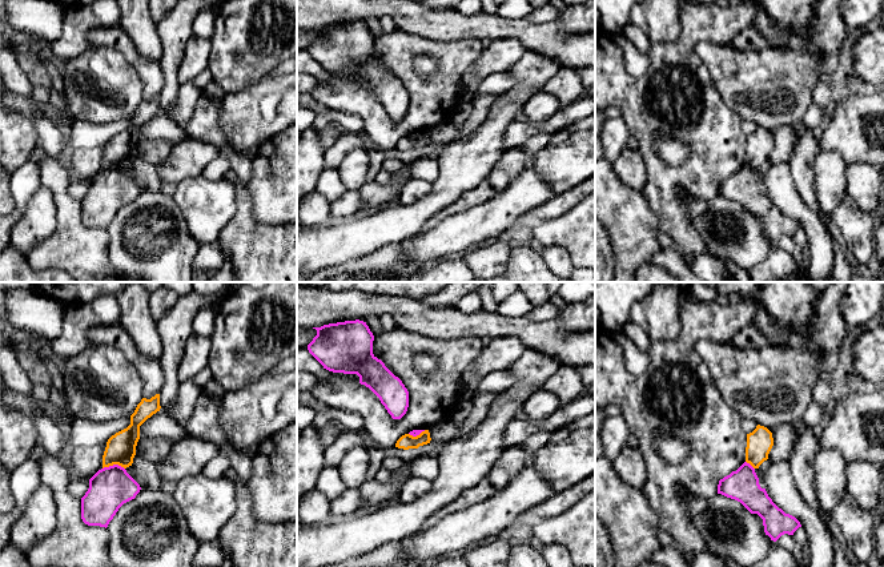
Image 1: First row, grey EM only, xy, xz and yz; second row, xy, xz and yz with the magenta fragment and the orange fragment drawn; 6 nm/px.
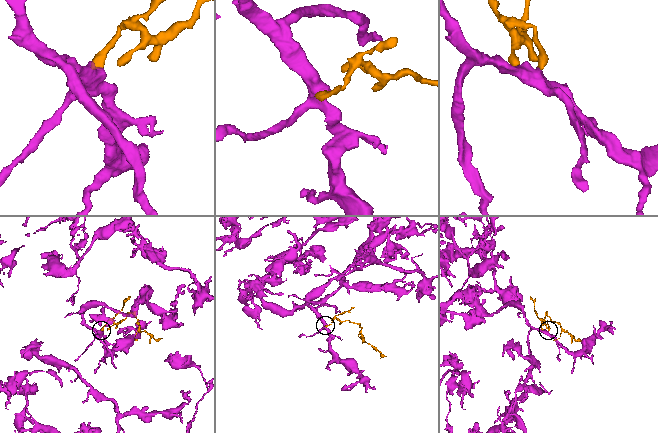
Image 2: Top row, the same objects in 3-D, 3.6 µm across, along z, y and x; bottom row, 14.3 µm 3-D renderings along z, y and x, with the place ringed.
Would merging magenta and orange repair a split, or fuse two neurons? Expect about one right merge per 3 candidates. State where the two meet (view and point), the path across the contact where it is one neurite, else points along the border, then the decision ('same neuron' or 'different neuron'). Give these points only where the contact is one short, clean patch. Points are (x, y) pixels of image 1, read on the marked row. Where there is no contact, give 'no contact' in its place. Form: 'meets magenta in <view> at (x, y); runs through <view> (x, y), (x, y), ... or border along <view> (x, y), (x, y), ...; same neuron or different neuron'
meets magenta in xy at (113, 465); border along xy (124, 467), (109, 465), (103, 469); different neuron

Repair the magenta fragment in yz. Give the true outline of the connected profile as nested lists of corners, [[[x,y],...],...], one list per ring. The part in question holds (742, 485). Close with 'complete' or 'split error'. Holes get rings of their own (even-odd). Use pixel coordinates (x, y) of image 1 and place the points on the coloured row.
[[[747,462],[719,480],[718,494],[735,499],[751,514],[758,514],[763,519],[766,535],[774,542],[784,534],[793,535],[801,527],[795,516],[772,502],[766,488],[760,487],[755,469]]]; complete

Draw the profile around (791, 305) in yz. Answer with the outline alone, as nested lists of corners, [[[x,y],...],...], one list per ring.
[[[760,282],[760,302],[785,334],[804,335],[813,326],[816,291],[807,282]]]

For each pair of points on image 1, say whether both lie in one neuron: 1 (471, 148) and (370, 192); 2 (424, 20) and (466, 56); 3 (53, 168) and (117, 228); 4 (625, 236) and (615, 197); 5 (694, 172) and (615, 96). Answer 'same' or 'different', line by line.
1: different
2: different
3: different
4: same
5: same

